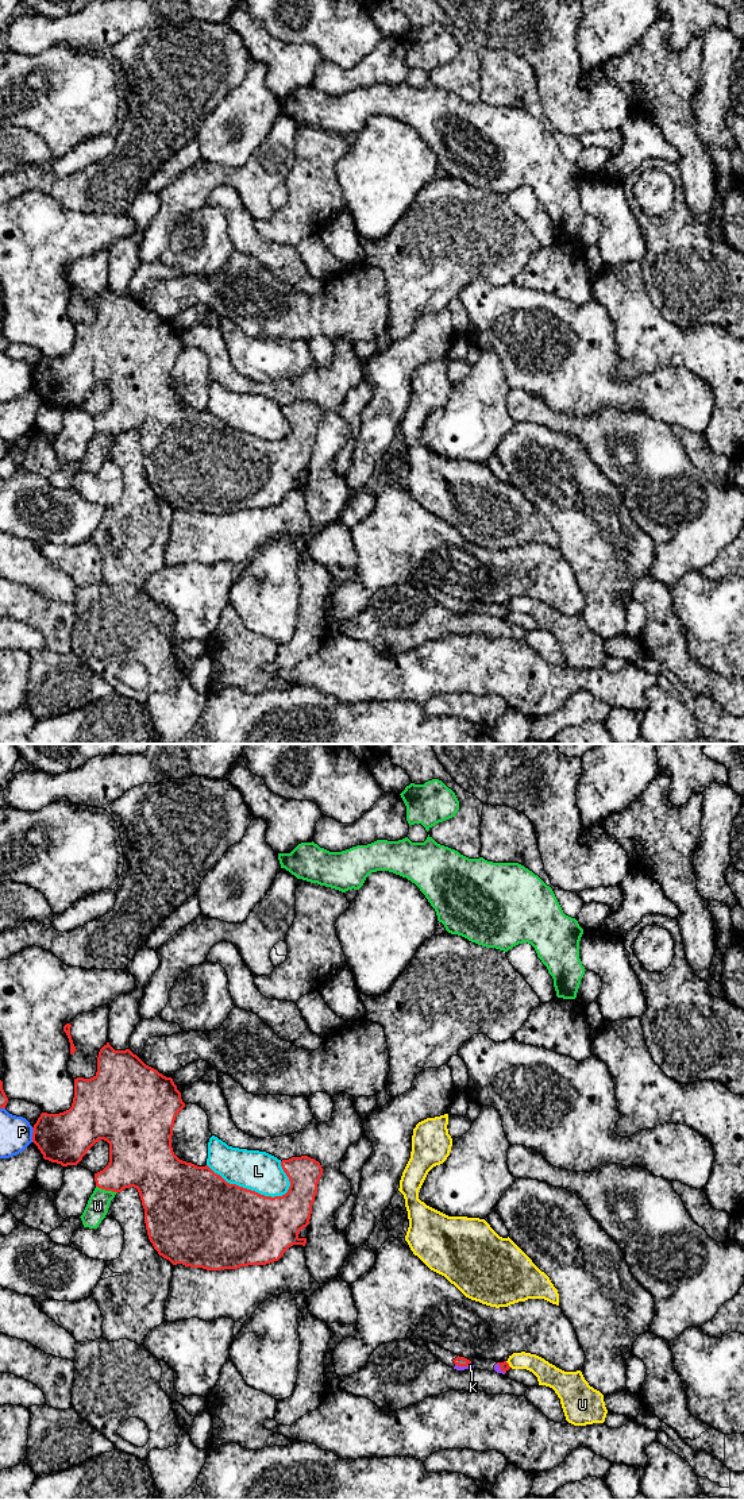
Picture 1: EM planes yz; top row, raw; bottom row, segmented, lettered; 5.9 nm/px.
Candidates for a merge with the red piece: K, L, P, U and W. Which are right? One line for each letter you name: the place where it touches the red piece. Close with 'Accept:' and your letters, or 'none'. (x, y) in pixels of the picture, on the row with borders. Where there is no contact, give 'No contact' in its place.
K: Touches red at yz (462, 1365)
Accept: K

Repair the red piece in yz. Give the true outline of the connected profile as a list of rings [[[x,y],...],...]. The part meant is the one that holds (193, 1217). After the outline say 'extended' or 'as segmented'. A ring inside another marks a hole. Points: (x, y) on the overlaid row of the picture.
[[[107,1042],[99,1052],[96,1075],[90,1079],[74,1079],[74,1098],[69,1110],[59,1114],[41,1114],[32,1127],[32,1142],[45,1160],[68,1167],[77,1165],[100,1140],[107,1141],[109,1162],[103,1171],[95,1173],[96,1187],[112,1192],[122,1192],[130,1187],[138,1189],[144,1208],[149,1239],[158,1254],[173,1265],[182,1264],[207,1270],[238,1269],[278,1261],[290,1246],[305,1246],[307,1238],[300,1238],[298,1234],[309,1225],[317,1184],[323,1175],[320,1162],[308,1156],[282,1160],[281,1167],[290,1181],[288,1192],[282,1196],[265,1196],[230,1184],[208,1165],[197,1167],[174,1154],[171,1148],[173,1126],[184,1107],[181,1092],[171,1077],[146,1065],[130,1049],[115,1050]]]; as segmented

